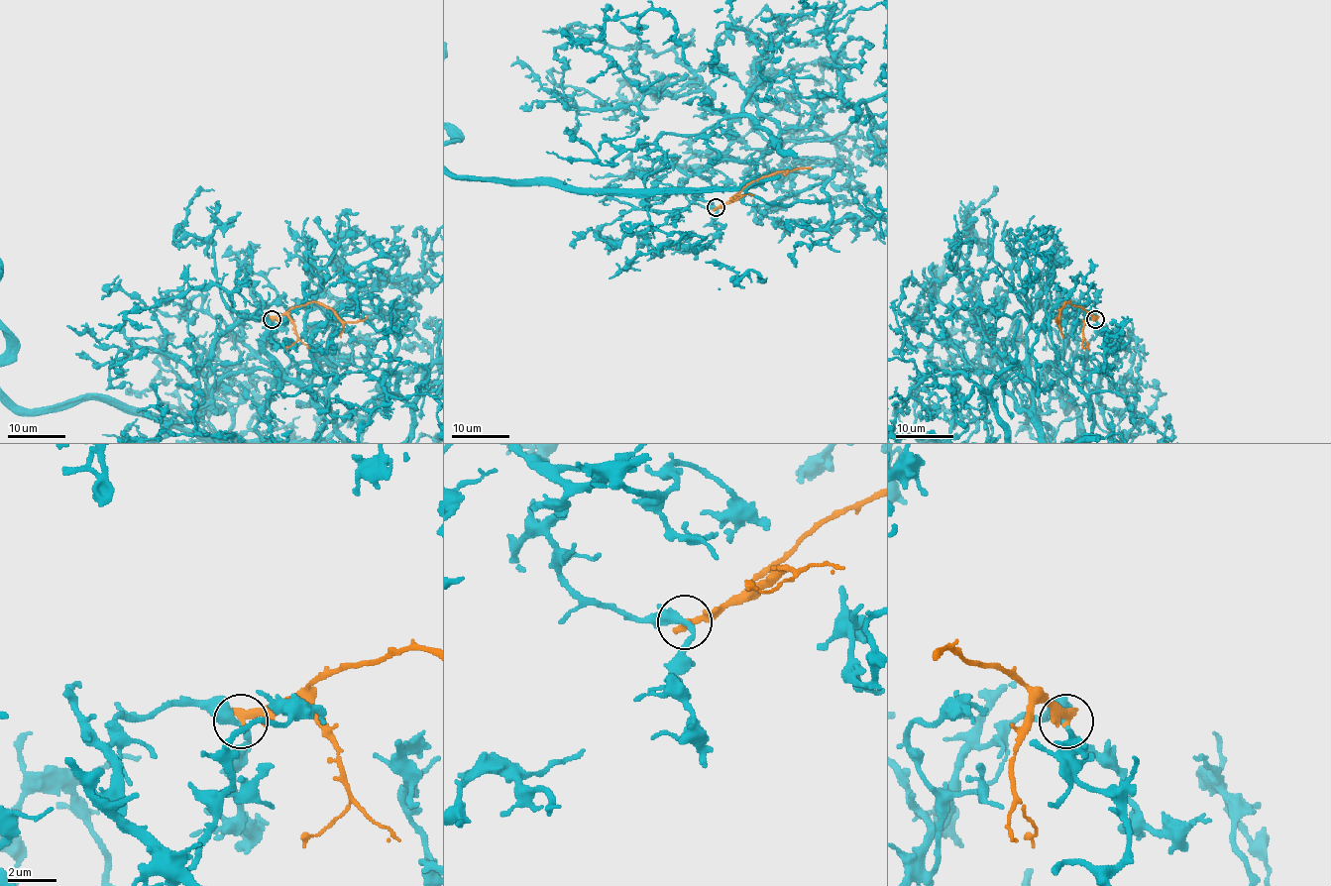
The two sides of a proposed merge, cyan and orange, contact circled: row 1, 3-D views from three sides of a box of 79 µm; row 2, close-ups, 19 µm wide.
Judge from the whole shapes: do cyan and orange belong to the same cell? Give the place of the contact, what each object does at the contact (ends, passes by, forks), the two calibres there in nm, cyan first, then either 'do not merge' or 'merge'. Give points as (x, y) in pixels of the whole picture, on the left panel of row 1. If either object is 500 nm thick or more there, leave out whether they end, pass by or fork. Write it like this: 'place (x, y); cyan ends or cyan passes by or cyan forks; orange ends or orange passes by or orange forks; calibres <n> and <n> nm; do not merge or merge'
place (272, 319); cyan passes by; orange ends; calibres 380 and 380 nm; do not merge

